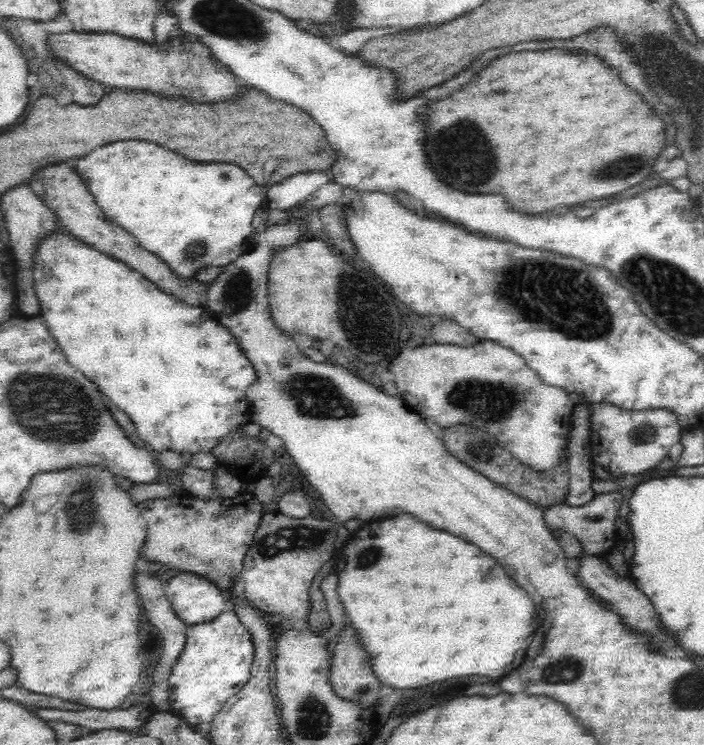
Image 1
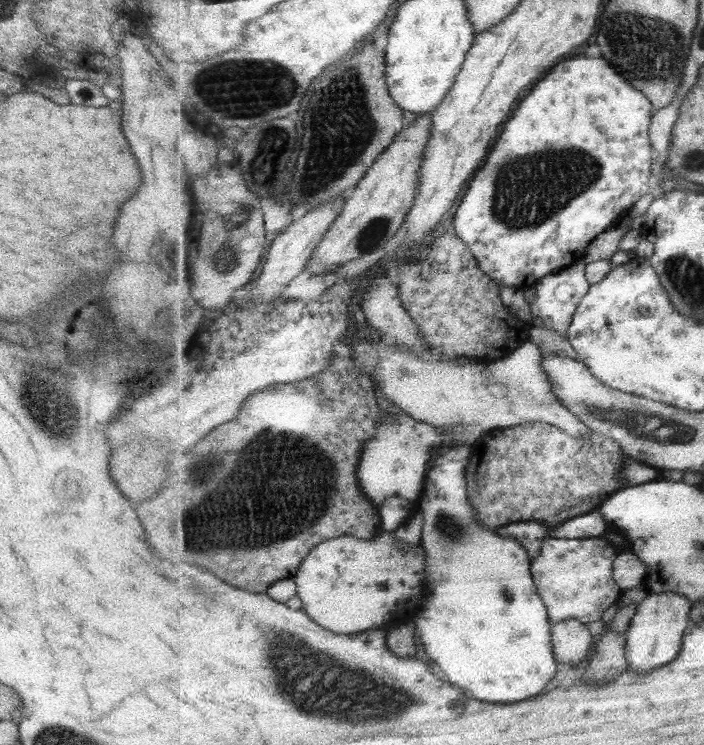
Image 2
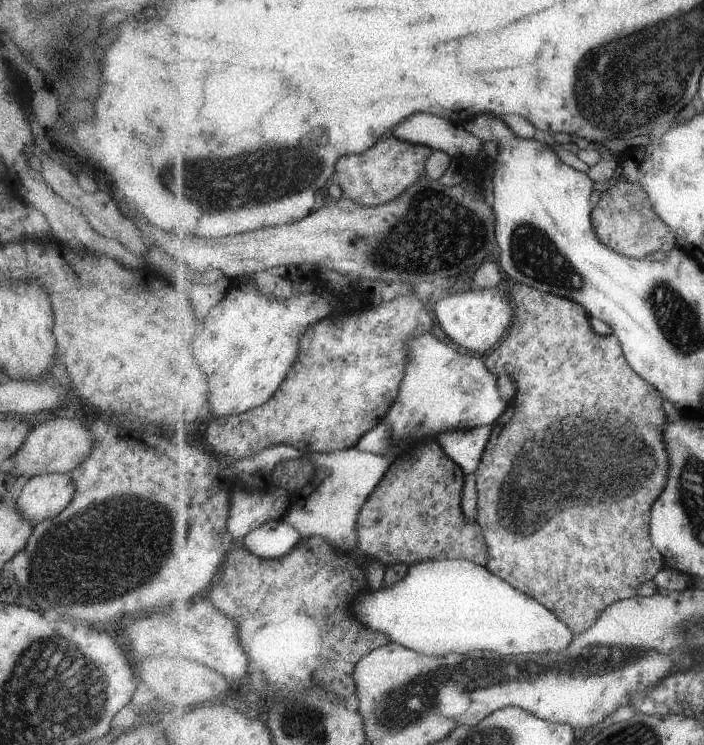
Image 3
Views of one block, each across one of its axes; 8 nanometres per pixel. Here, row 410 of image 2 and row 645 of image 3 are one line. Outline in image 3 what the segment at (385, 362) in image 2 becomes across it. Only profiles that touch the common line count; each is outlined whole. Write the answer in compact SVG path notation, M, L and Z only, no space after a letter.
M443 559L413 563L405 578L397 585L371 590L353 602L354 612L363 624L375 631L385 632L391 640L417 650L419 654L457 653L464 655L473 650L491 650L507 659L525 653L561 652L574 639L574 631L559 620L551 610L535 602L535 598L513 588L487 567L467 559Z

